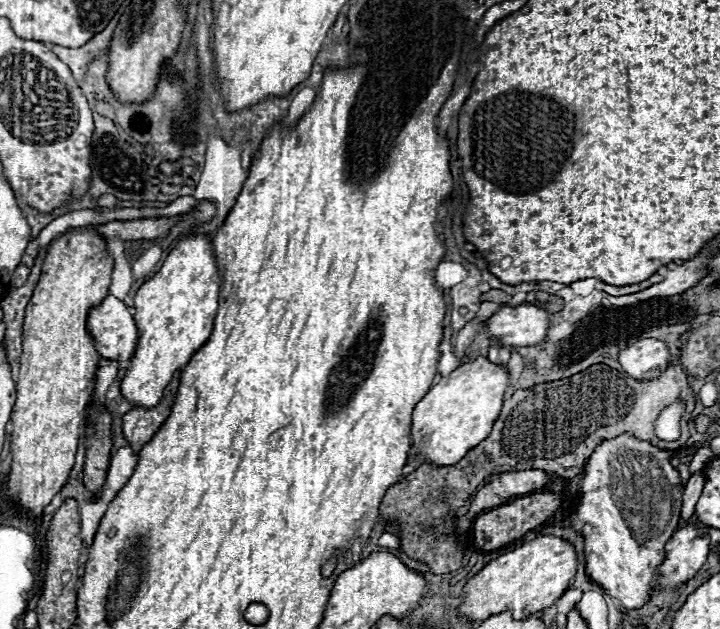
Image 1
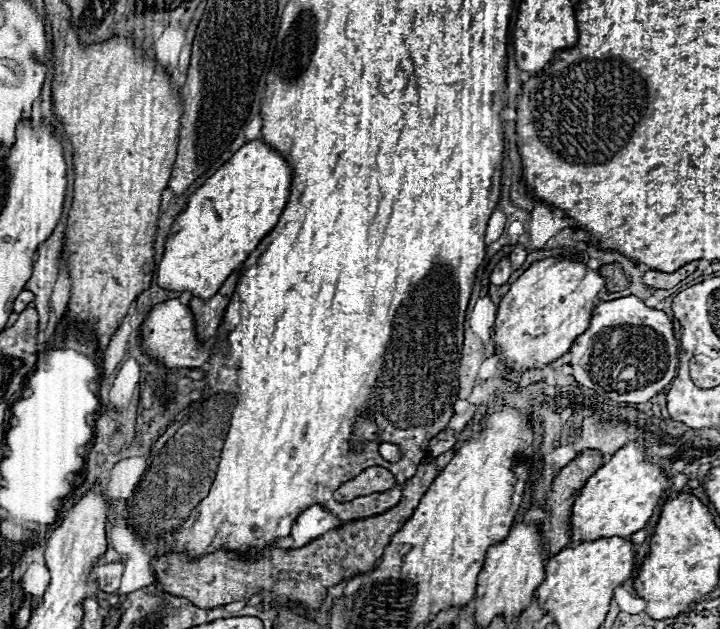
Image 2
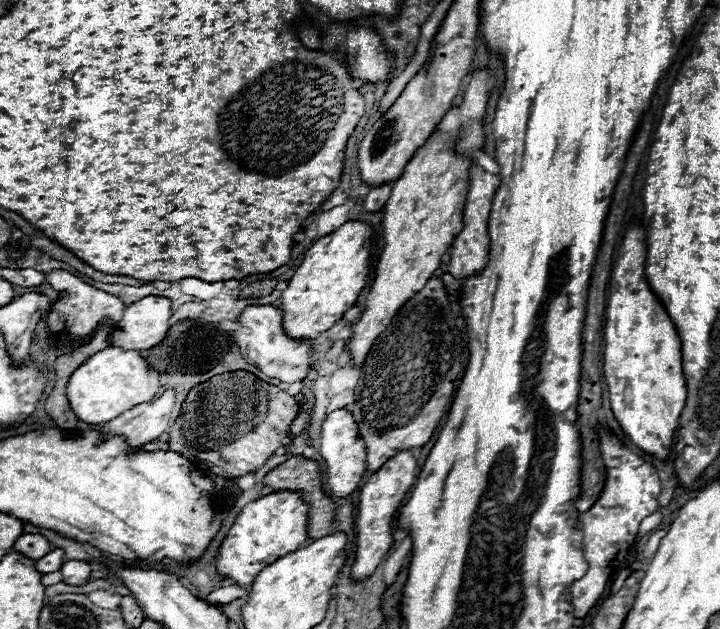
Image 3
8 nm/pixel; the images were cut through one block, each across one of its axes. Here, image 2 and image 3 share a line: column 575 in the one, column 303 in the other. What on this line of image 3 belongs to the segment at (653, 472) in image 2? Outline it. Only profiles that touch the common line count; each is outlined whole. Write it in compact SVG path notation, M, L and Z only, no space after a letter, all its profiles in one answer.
M272 492L246 504L214 558L216 572L222 578L230 578L236 586L250 586L262 568L298 550L306 542L306 522L308 504L296 492Z

